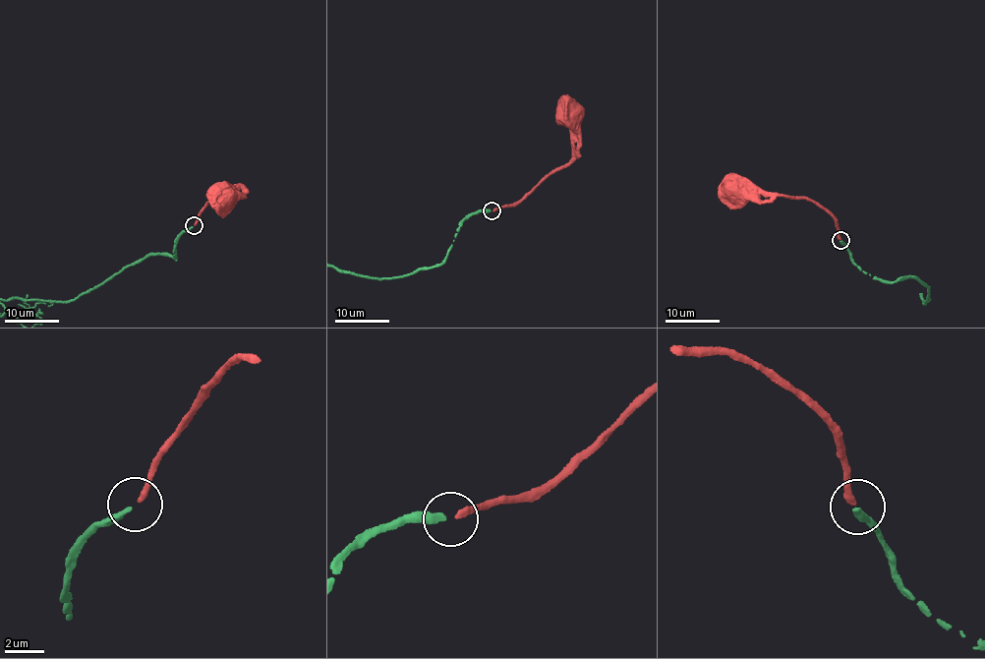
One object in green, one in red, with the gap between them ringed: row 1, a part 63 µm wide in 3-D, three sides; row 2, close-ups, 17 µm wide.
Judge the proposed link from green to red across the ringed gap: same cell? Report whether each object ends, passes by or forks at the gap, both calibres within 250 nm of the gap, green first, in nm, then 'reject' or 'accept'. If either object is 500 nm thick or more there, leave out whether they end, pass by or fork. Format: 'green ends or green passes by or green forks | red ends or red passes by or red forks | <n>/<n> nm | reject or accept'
green ends | red ends | 320/320 nm | accept

